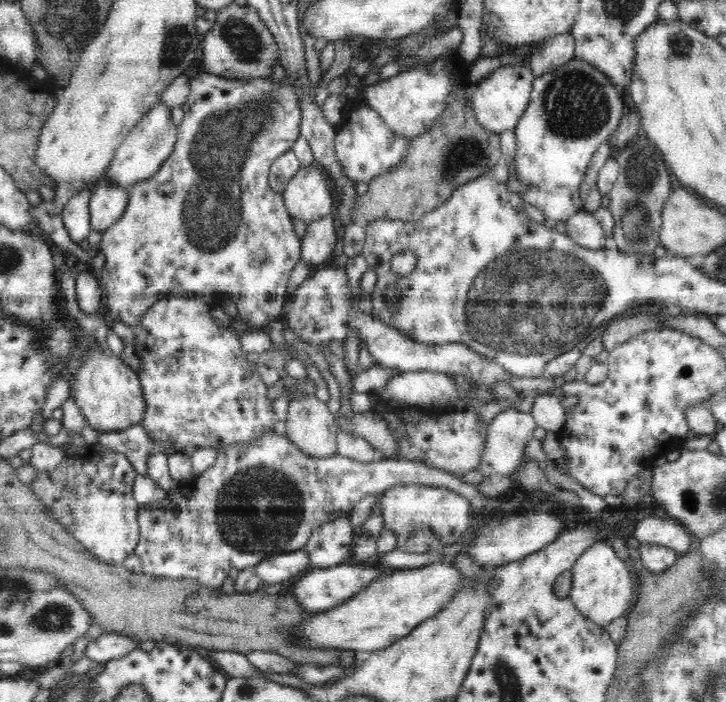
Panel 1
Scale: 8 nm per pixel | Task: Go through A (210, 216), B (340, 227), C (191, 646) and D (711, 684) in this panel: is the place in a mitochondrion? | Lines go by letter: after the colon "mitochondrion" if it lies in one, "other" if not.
A: mitochondrion
B: other
C: other
D: other

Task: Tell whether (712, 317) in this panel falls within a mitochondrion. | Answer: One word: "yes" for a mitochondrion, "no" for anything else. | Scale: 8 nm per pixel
no

